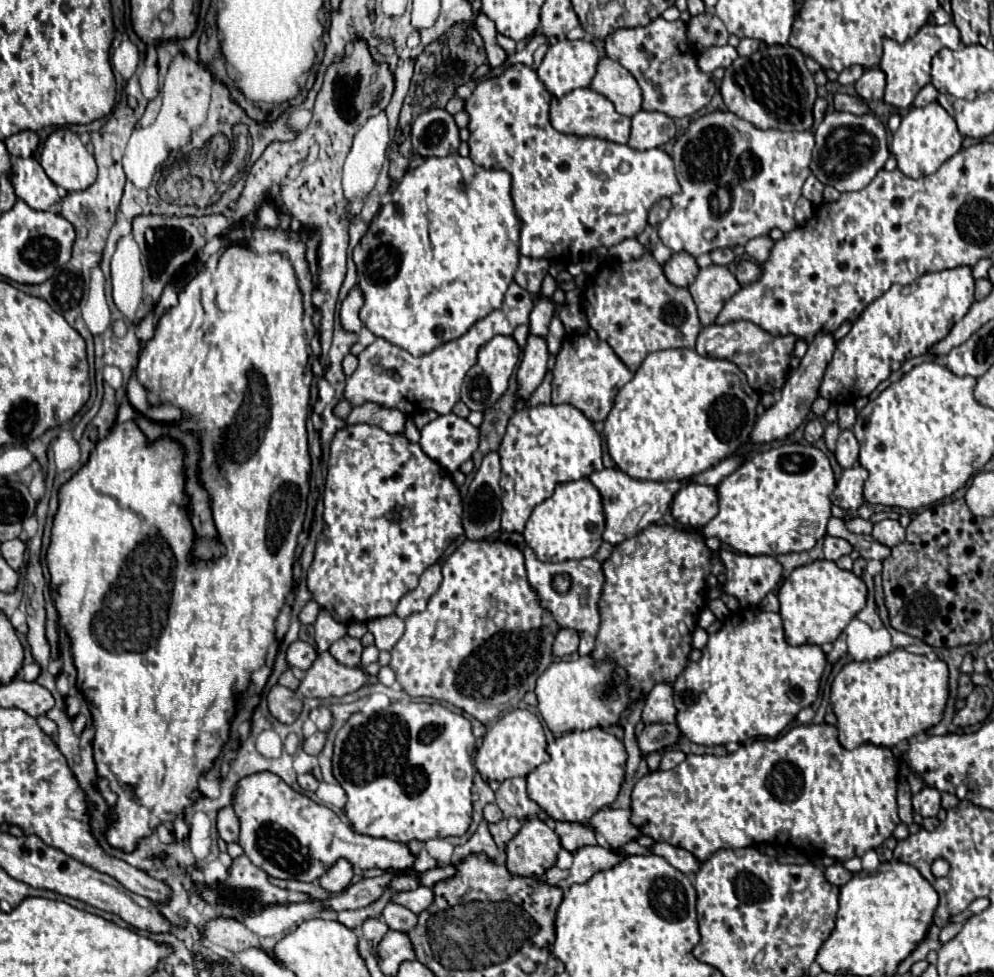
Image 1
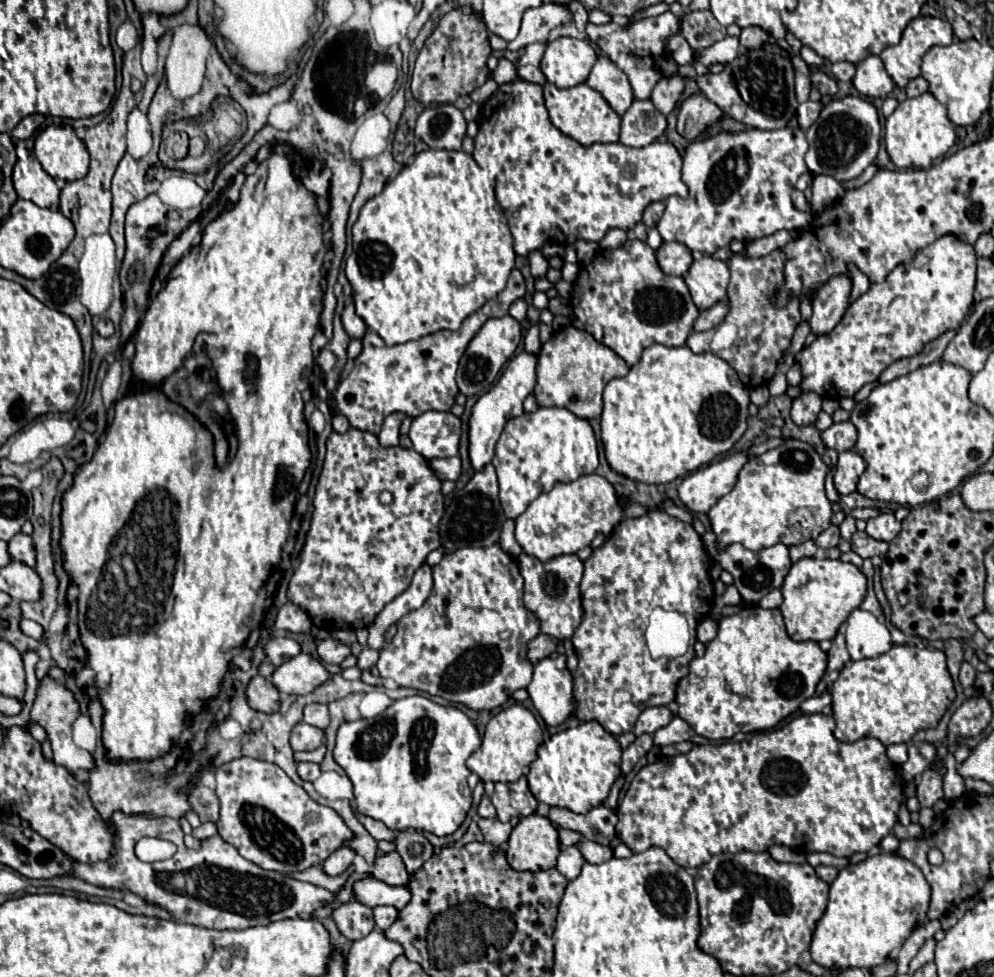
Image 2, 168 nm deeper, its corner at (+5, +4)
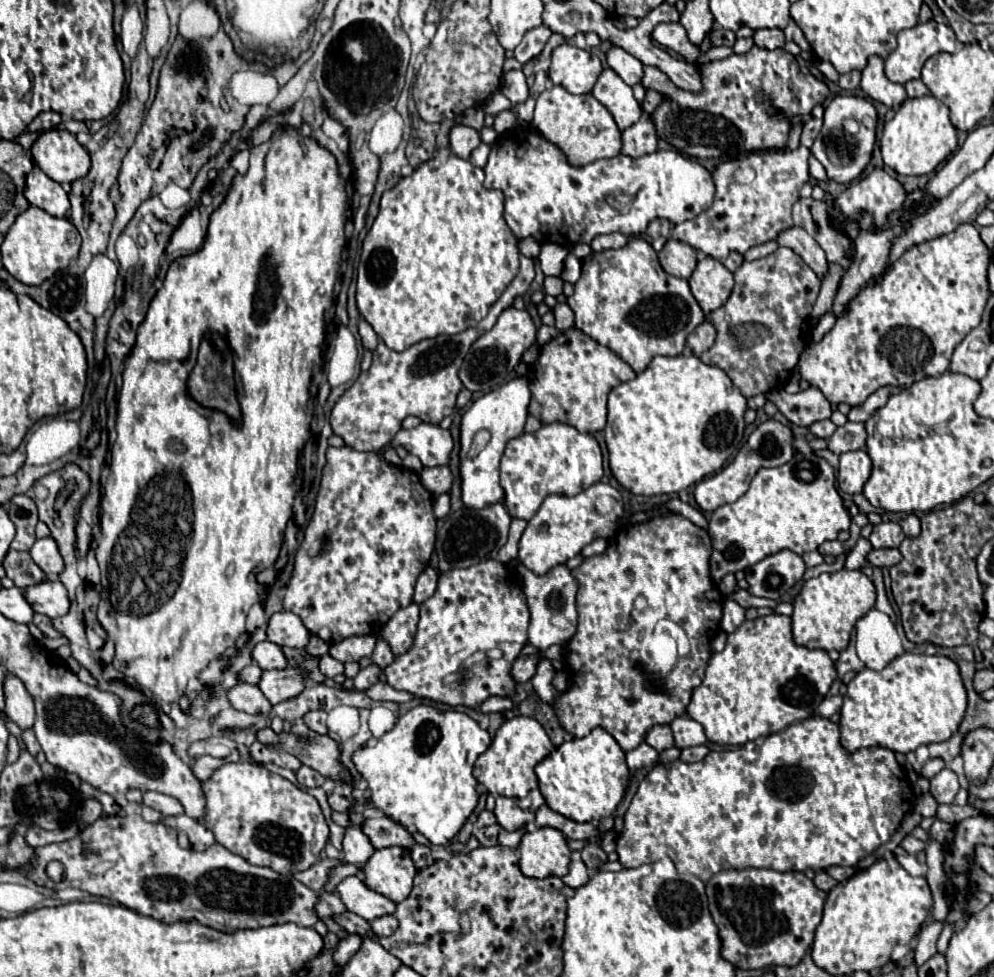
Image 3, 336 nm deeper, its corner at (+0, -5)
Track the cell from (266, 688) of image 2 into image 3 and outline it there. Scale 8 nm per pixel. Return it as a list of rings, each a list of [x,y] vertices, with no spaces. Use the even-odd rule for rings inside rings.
[[[235,684],[227,690],[227,698],[235,710],[243,710],[247,714],[267,714],[271,710],[269,700],[253,684]]]

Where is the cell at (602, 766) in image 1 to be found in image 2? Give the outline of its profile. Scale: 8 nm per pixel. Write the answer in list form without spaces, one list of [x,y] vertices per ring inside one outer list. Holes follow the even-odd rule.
[[[580,721],[538,747],[538,759],[530,763],[528,787],[538,803],[588,813],[606,801],[612,783],[620,775],[620,757],[622,747],[612,733],[602,729],[598,721]]]

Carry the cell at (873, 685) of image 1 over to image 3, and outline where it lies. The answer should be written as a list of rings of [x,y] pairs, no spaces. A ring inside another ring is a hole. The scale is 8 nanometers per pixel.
[[[905,652],[881,672],[863,668],[847,686],[841,708],[841,744],[845,750],[881,746],[893,752],[913,752],[923,744],[949,740],[967,710],[967,692],[957,664],[947,656]]]

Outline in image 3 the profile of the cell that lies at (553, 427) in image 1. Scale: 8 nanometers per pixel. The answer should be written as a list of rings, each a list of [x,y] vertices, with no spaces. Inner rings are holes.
[[[559,422],[543,426],[535,434],[521,434],[509,440],[501,458],[501,486],[505,490],[505,508],[513,518],[523,518],[523,520],[531,520],[533,514],[539,510],[541,502],[549,494],[575,496],[585,488],[589,488],[591,484],[599,482],[601,476],[603,476],[603,456],[597,440],[591,434],[581,434],[577,428]]]

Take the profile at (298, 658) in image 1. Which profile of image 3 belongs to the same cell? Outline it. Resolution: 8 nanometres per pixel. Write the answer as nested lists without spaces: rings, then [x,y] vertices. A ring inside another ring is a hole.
[[[269,640],[255,644],[251,652],[253,660],[259,664],[261,670],[271,670],[271,668],[287,668],[287,660],[281,652],[281,648]]]

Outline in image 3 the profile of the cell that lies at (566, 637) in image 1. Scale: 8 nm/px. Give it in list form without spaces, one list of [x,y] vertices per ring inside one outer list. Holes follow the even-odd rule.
[[[519,656],[513,662],[511,676],[513,676],[515,682],[529,682],[531,676],[535,674],[535,668],[537,668],[537,658],[535,656]]]

